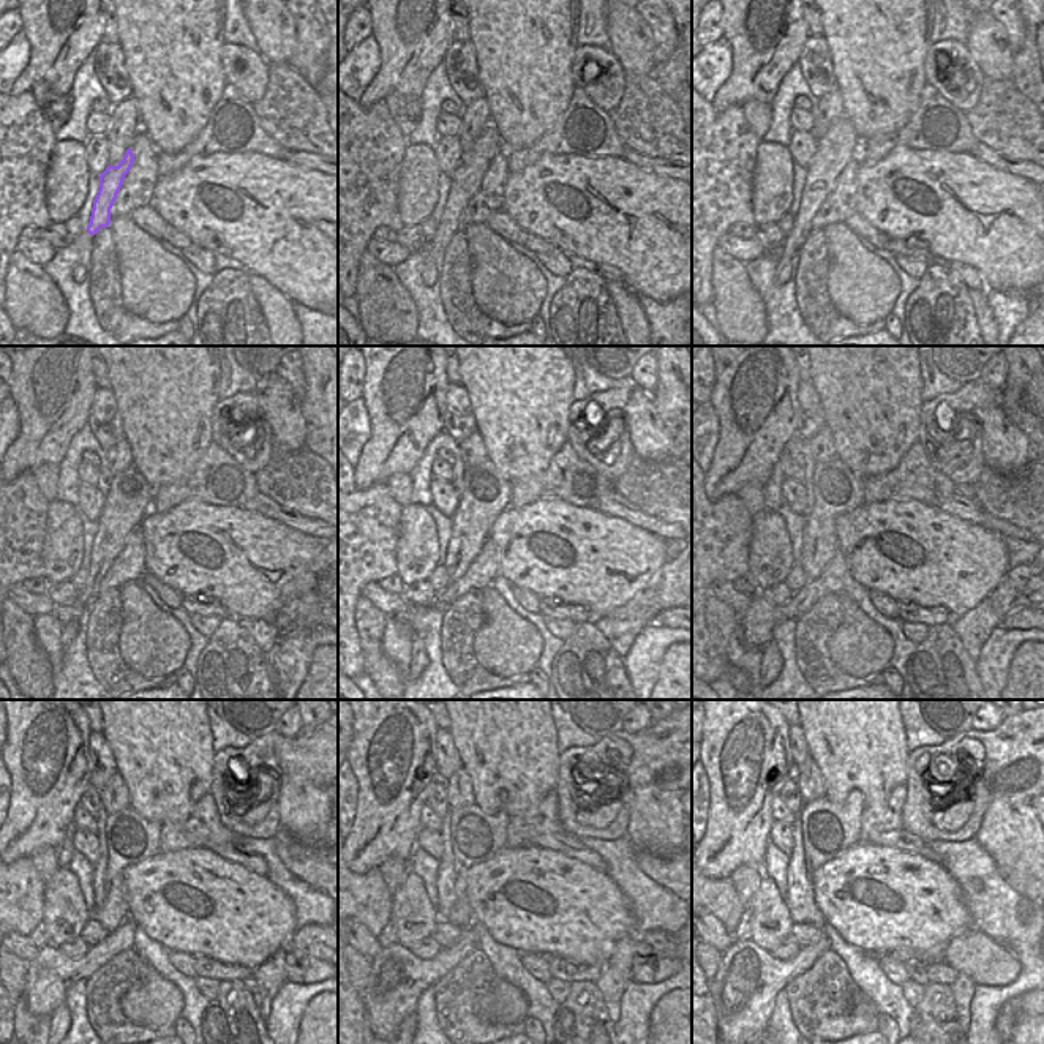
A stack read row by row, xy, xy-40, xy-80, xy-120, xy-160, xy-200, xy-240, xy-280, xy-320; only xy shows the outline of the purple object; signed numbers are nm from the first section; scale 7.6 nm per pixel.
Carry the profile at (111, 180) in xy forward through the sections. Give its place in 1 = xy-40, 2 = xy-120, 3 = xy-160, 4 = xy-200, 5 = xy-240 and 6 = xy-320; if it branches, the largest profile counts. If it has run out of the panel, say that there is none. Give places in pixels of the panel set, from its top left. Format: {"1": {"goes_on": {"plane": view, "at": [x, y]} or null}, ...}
{"1": {"goes_on": {"plane": "xy-40", "at": [466, 179]}}, "2": {"goes_on": {"plane": "xy-120", "at": [130, 496]}}, "3": {"goes_on": {"plane": "xy-160", "at": [485, 495]}}, "4": {"goes_on": {"plane": "xy-200", "at": [837, 490]}}, "5": {"goes_on": {"plane": "xy-240", "at": [130, 839]}}, "6": {"goes_on": {"plane": "xy-320", "at": [829, 829]}}}

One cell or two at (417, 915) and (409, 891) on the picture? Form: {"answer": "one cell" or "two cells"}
{"answer": "one cell"}

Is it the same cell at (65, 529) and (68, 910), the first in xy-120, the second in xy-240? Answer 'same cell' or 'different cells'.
same cell

